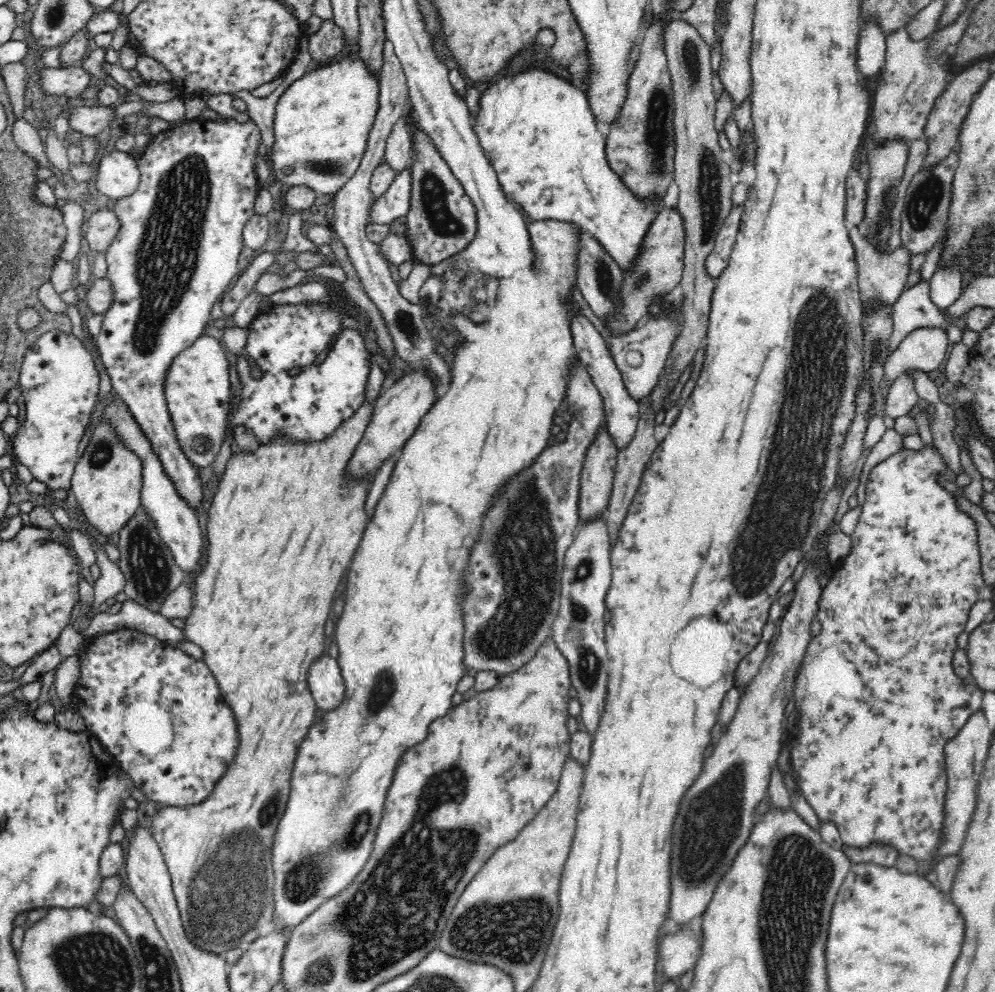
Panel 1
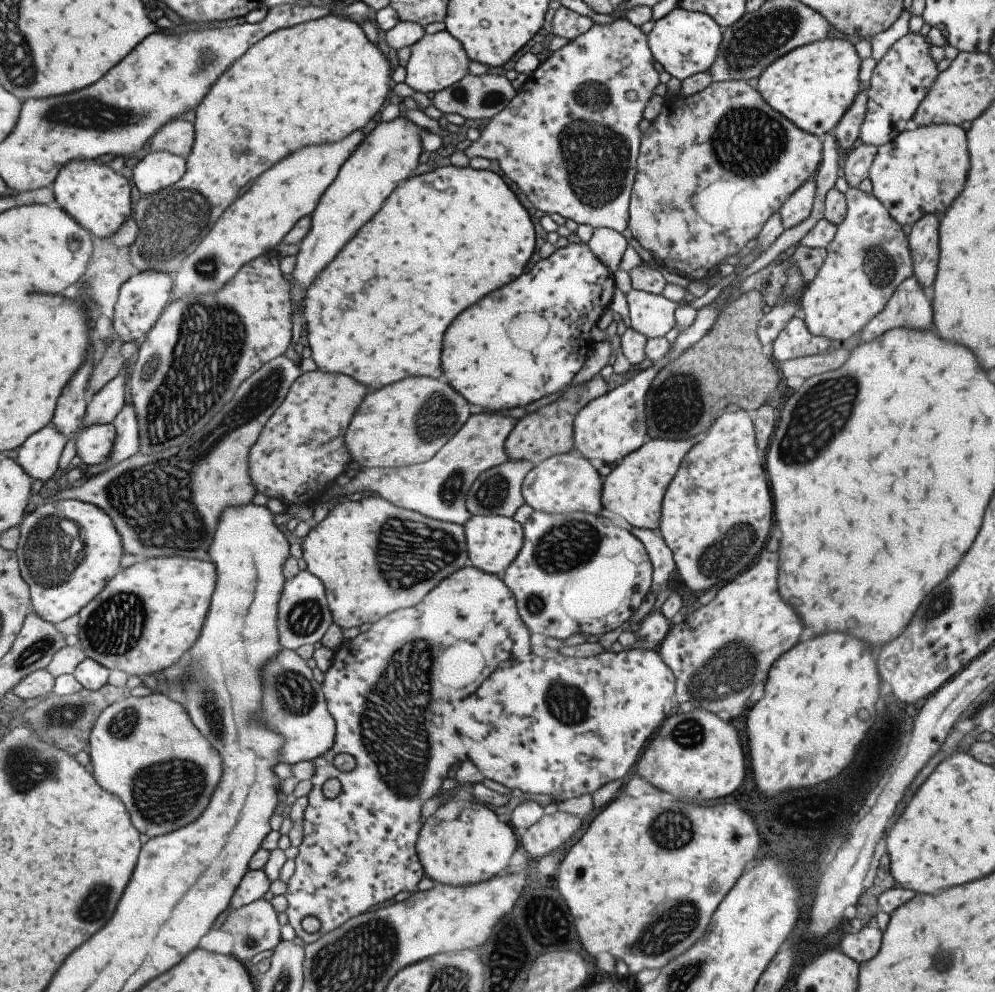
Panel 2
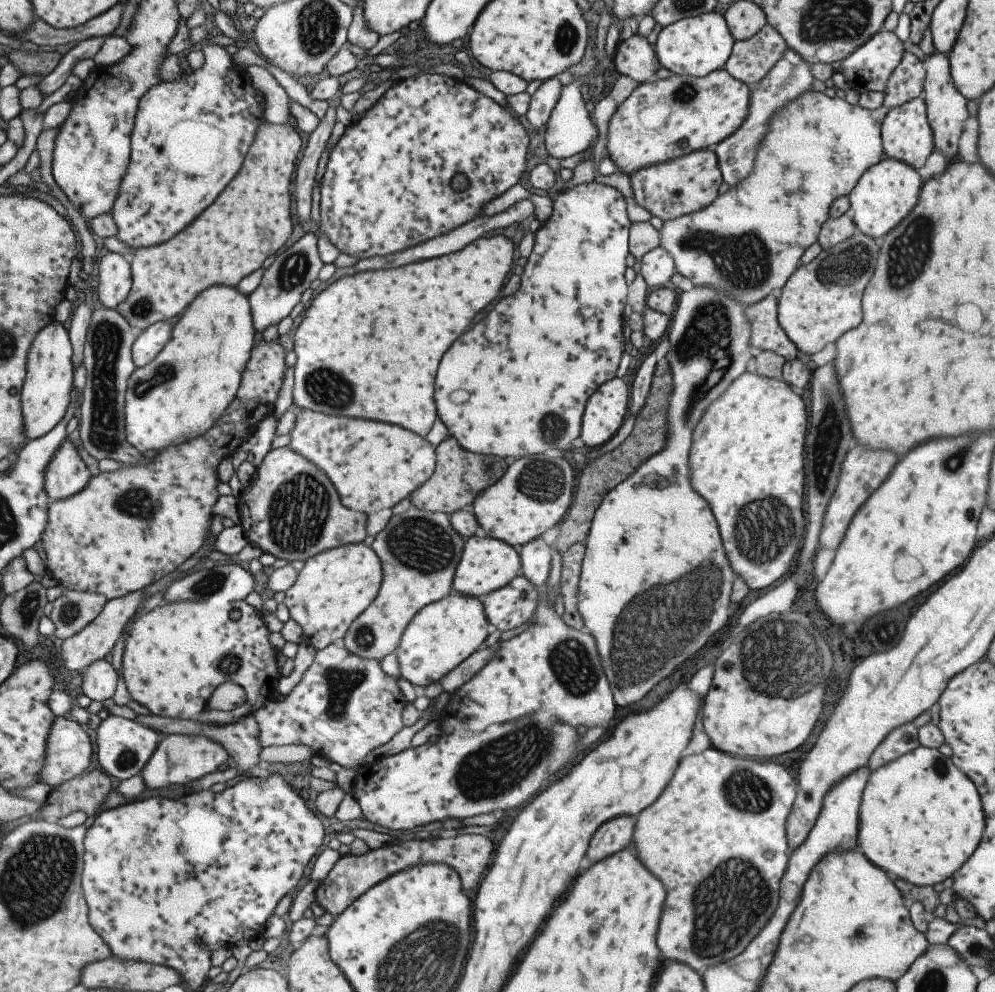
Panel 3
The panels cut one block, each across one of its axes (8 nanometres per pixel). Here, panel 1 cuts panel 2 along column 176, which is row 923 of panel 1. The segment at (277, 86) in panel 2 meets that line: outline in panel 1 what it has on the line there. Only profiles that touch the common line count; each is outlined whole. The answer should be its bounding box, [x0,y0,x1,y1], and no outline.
[150,364,384,967]

